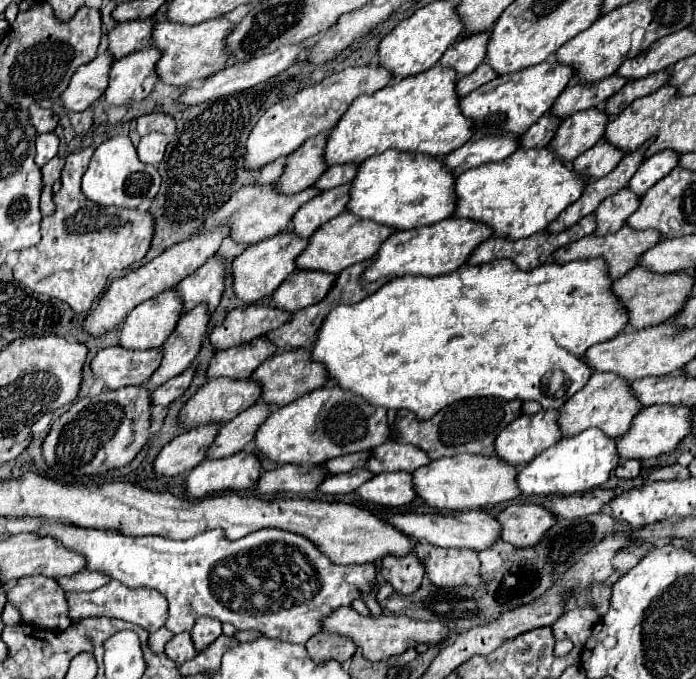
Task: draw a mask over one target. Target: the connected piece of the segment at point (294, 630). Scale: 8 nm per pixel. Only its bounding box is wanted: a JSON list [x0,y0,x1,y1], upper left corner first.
[39,520,377,644]

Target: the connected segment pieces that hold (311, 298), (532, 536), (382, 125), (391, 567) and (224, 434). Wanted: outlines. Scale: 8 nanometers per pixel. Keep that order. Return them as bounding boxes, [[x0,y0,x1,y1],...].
[[273,272,335,312],[497,504,557,548],[323,66,471,164],[381,552,423,594],[205,402,271,460]]

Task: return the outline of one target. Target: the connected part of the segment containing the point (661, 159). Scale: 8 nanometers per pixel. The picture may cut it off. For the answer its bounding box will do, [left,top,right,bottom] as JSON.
[627,152,679,196]

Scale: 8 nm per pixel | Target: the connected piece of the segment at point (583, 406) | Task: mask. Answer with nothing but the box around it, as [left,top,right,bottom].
[557,374,641,438]

